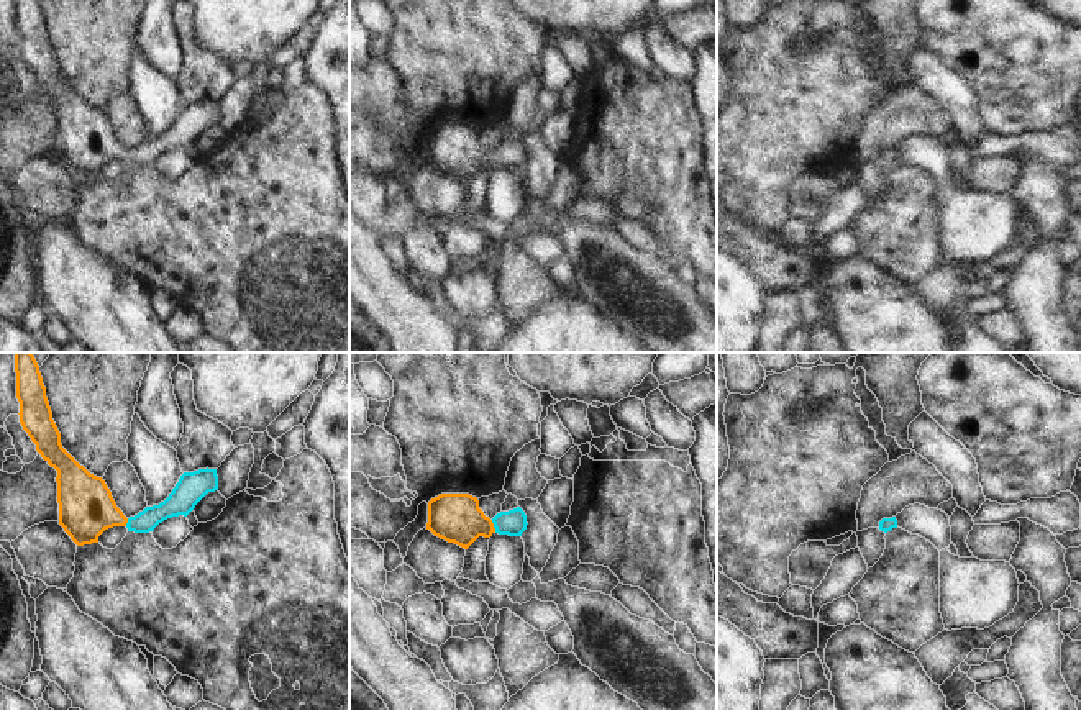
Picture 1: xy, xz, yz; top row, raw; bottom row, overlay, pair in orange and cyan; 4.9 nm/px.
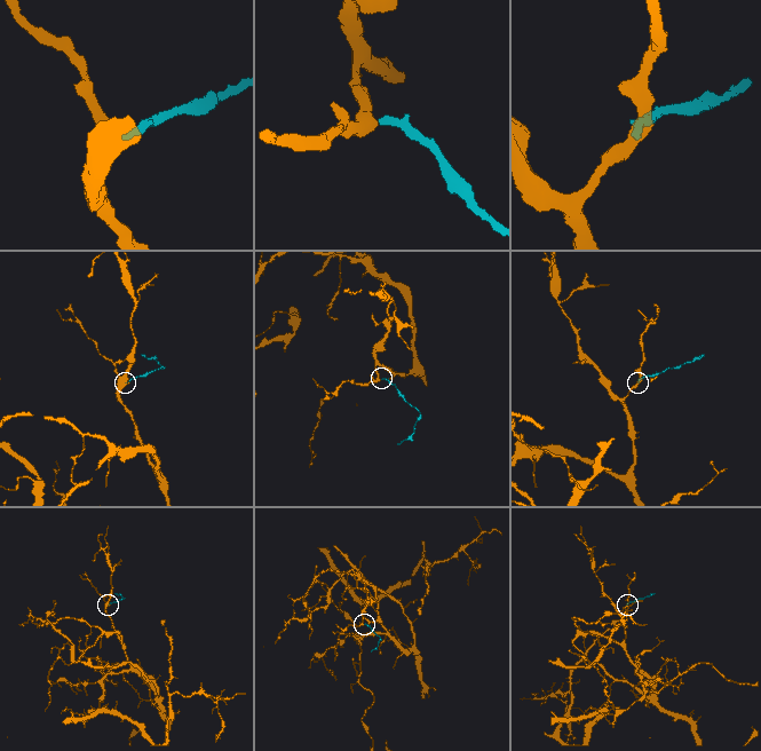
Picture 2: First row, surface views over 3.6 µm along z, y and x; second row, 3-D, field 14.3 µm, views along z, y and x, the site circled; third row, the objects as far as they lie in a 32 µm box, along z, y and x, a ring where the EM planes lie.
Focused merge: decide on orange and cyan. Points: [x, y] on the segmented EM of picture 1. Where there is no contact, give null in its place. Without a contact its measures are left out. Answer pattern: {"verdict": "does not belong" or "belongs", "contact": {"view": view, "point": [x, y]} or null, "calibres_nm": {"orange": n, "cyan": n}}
{"verdict": "belongs", "contact": {"view": "xz", "point": [492, 527]}, "calibres_nm": {"orange": 240, "cyan": 130}}

